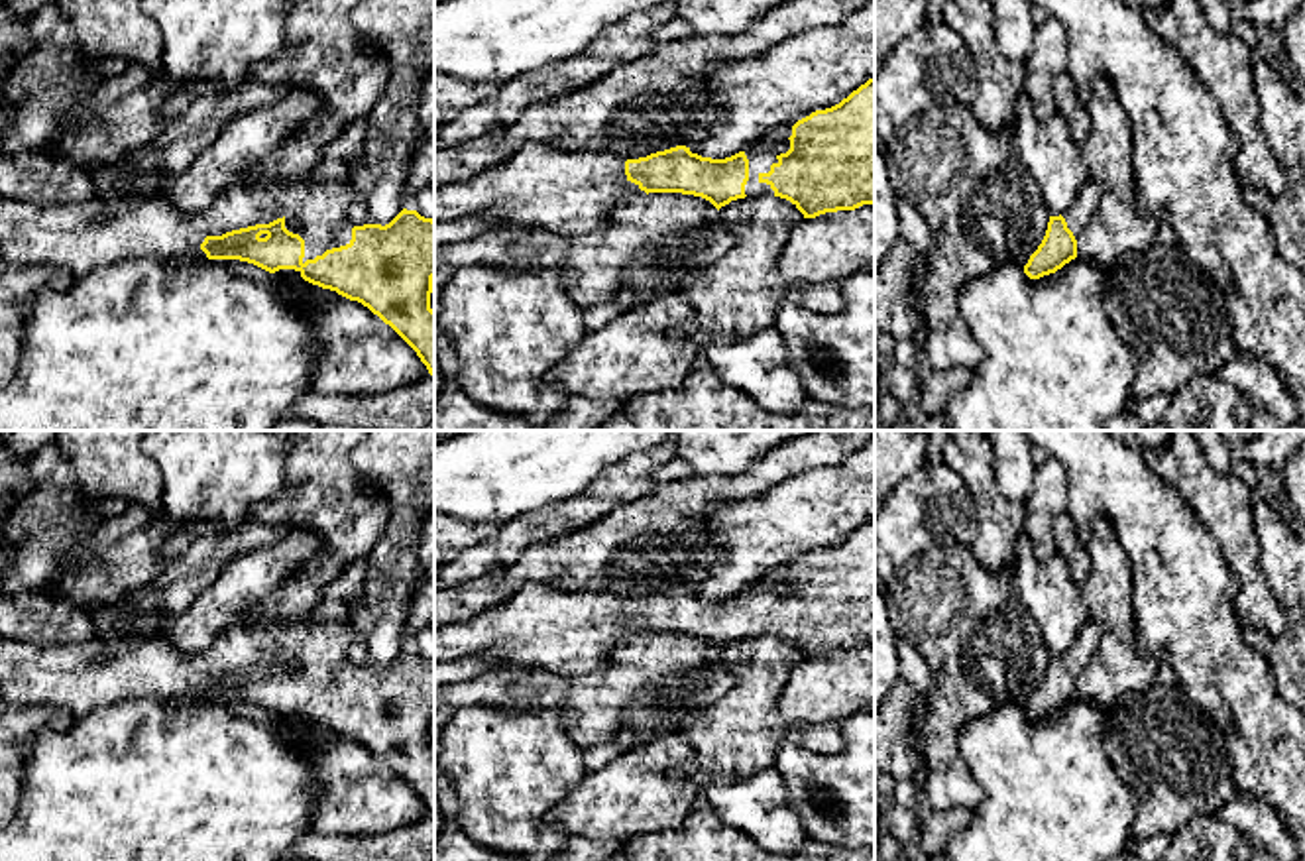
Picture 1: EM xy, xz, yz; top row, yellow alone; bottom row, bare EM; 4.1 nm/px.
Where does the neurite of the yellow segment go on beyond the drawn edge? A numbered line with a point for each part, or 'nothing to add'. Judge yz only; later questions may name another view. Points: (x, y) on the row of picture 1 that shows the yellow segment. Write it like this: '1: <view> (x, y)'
1: yz (1078, 217)

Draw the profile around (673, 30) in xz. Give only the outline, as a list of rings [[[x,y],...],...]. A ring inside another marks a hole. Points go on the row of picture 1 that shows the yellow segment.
[[[672,18],[664,24],[660,24],[654,31],[652,31],[652,43],[660,45],[666,41],[680,41],[684,37],[694,35],[692,28],[688,22],[680,20],[680,18]]]

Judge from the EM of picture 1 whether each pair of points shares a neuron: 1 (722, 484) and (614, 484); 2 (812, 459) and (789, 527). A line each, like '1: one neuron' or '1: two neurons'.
1: two neurons
2: two neurons

